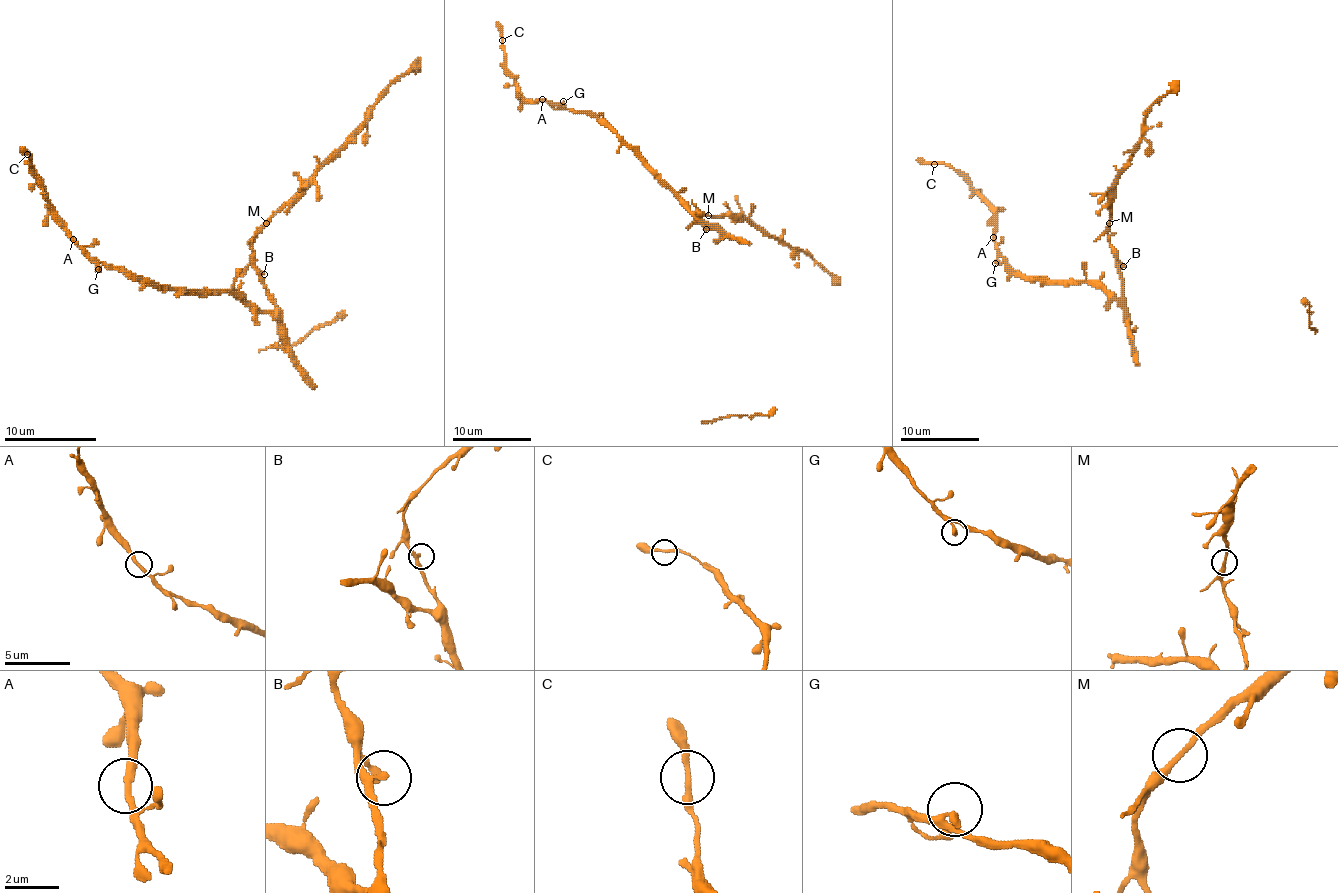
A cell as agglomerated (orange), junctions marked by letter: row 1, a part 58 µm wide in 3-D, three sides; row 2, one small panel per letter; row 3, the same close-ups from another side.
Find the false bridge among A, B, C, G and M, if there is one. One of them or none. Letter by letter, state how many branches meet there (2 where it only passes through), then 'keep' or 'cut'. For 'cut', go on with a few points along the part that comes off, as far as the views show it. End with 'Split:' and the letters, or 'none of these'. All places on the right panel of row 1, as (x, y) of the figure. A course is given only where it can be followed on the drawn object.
A: 2 branches meet; keep
B: 2 branches meet; keep
C: 2 branches meet; keep
G: 1 branches meet; keep
M: 2 branches meet; keep
Split: none of these

